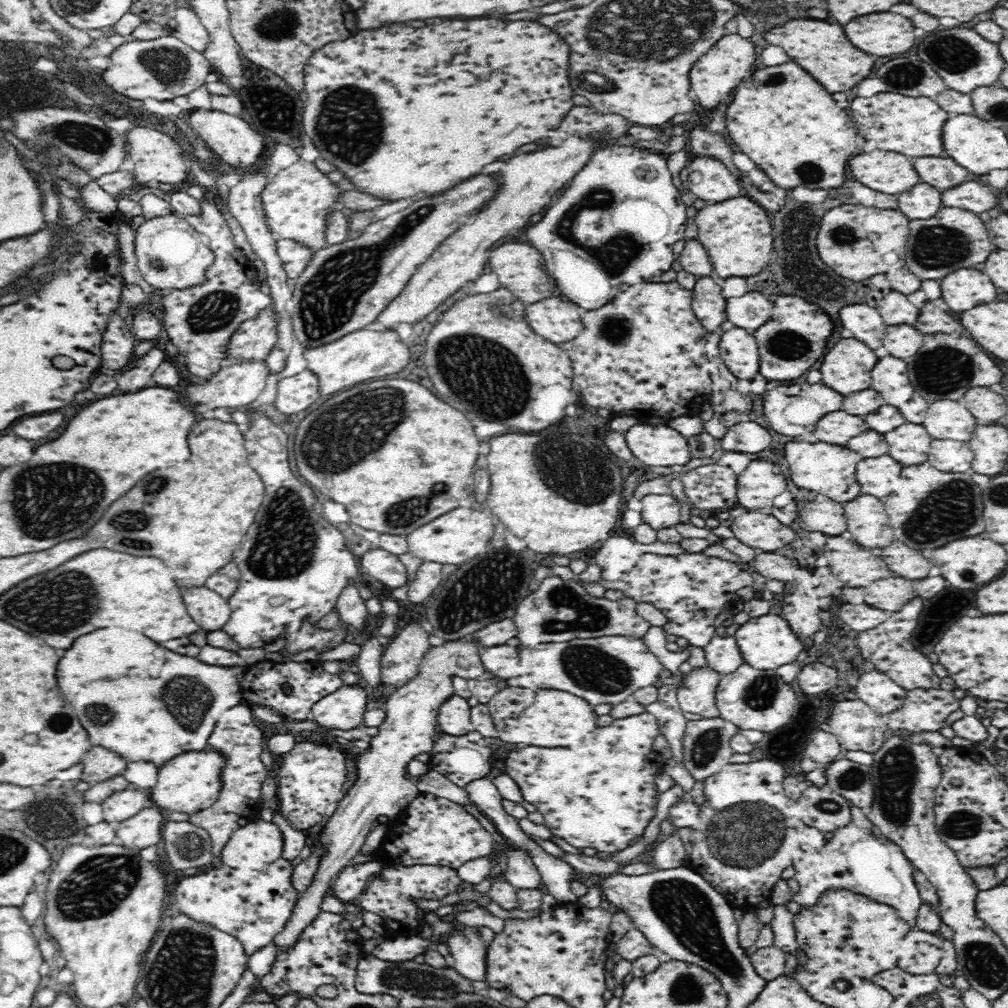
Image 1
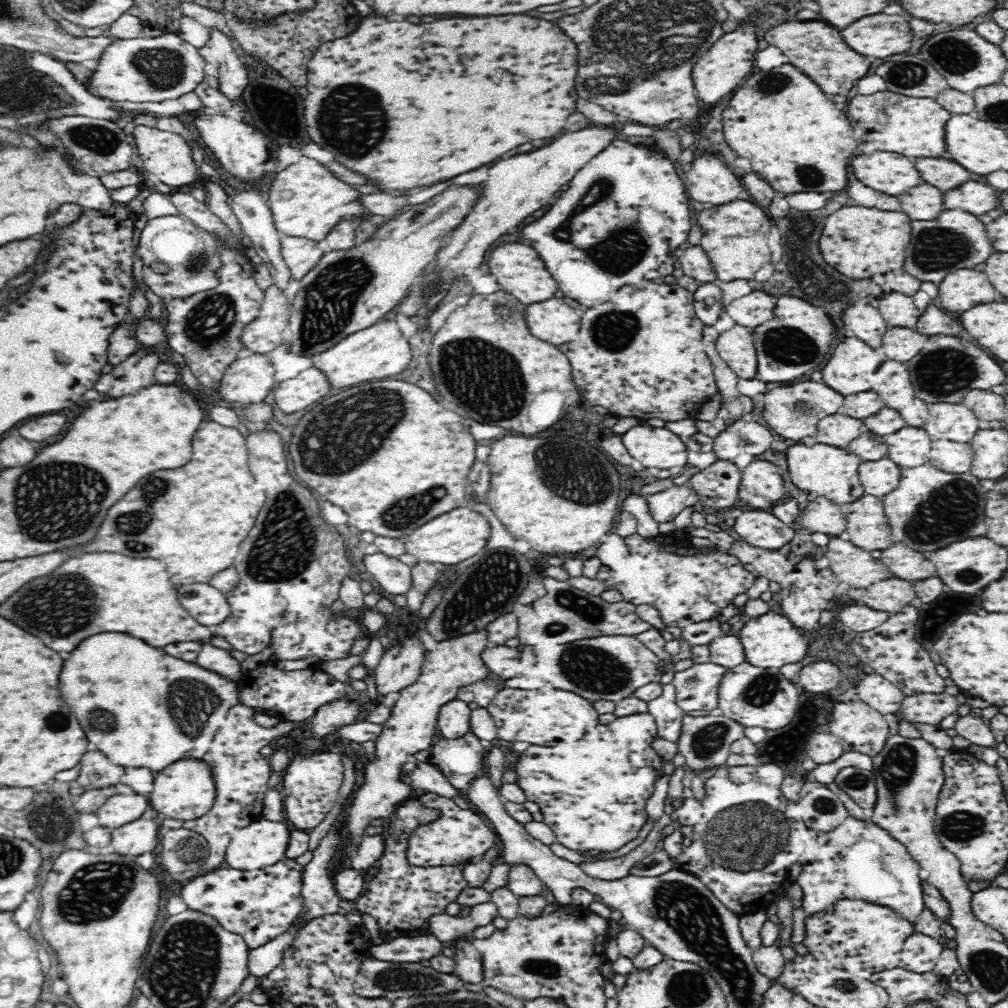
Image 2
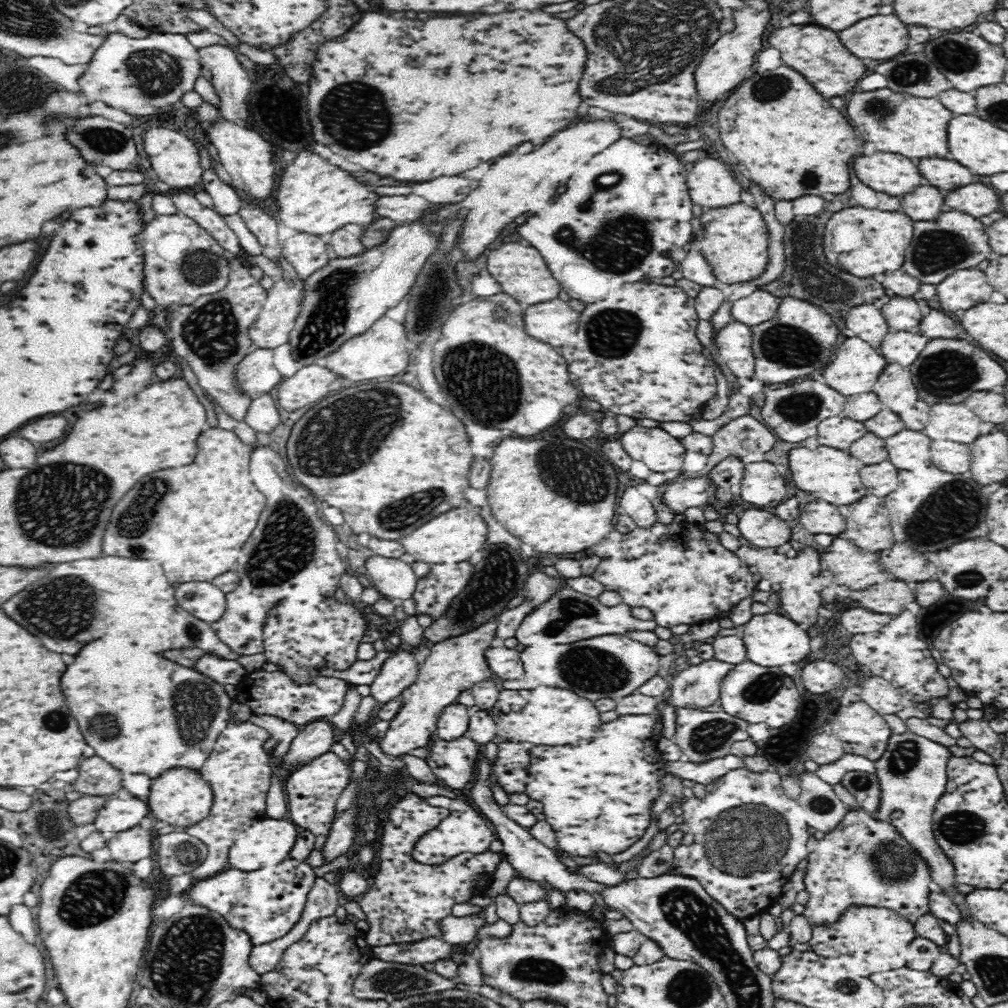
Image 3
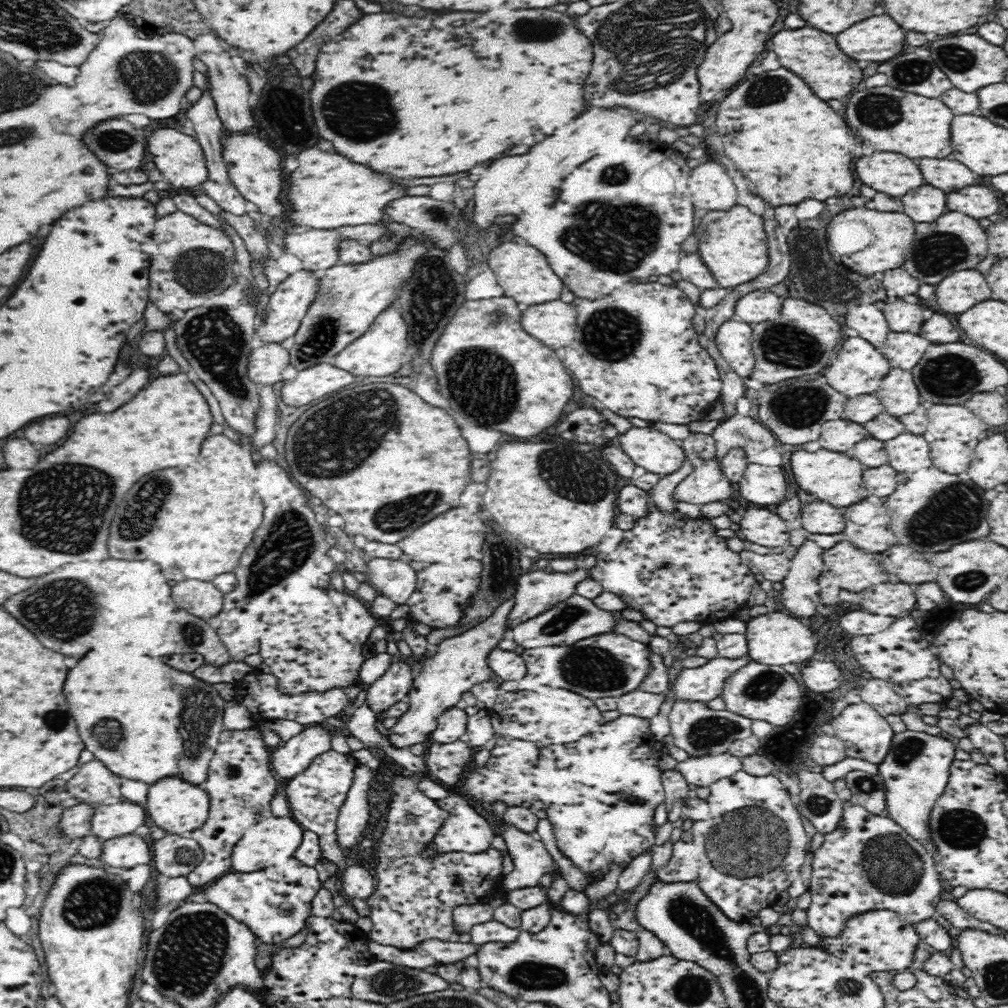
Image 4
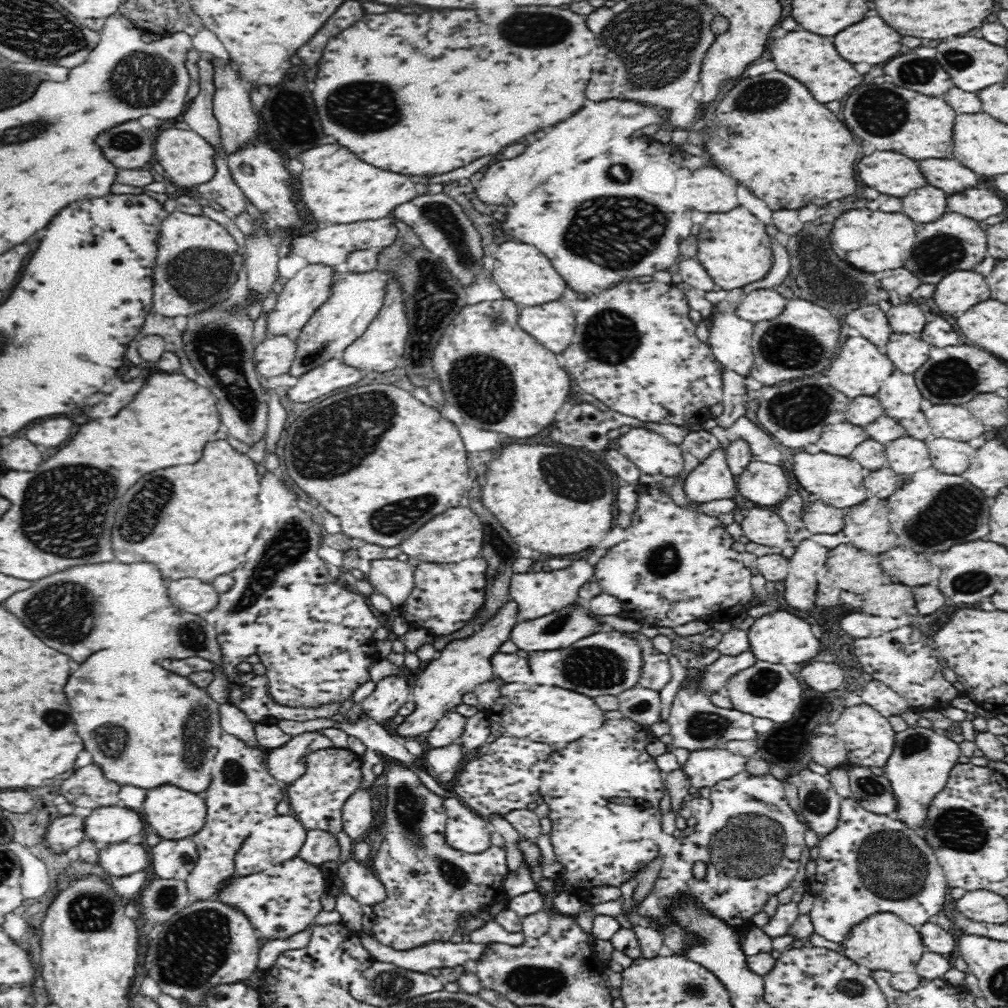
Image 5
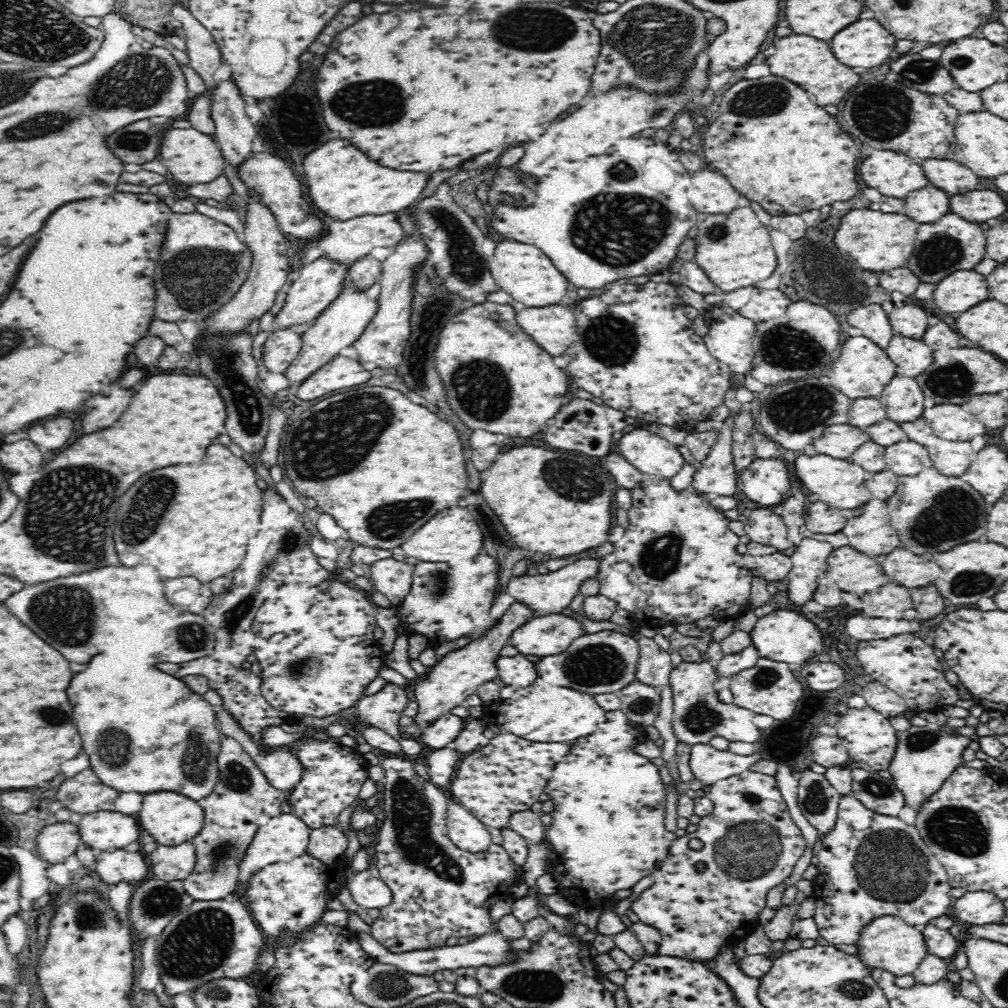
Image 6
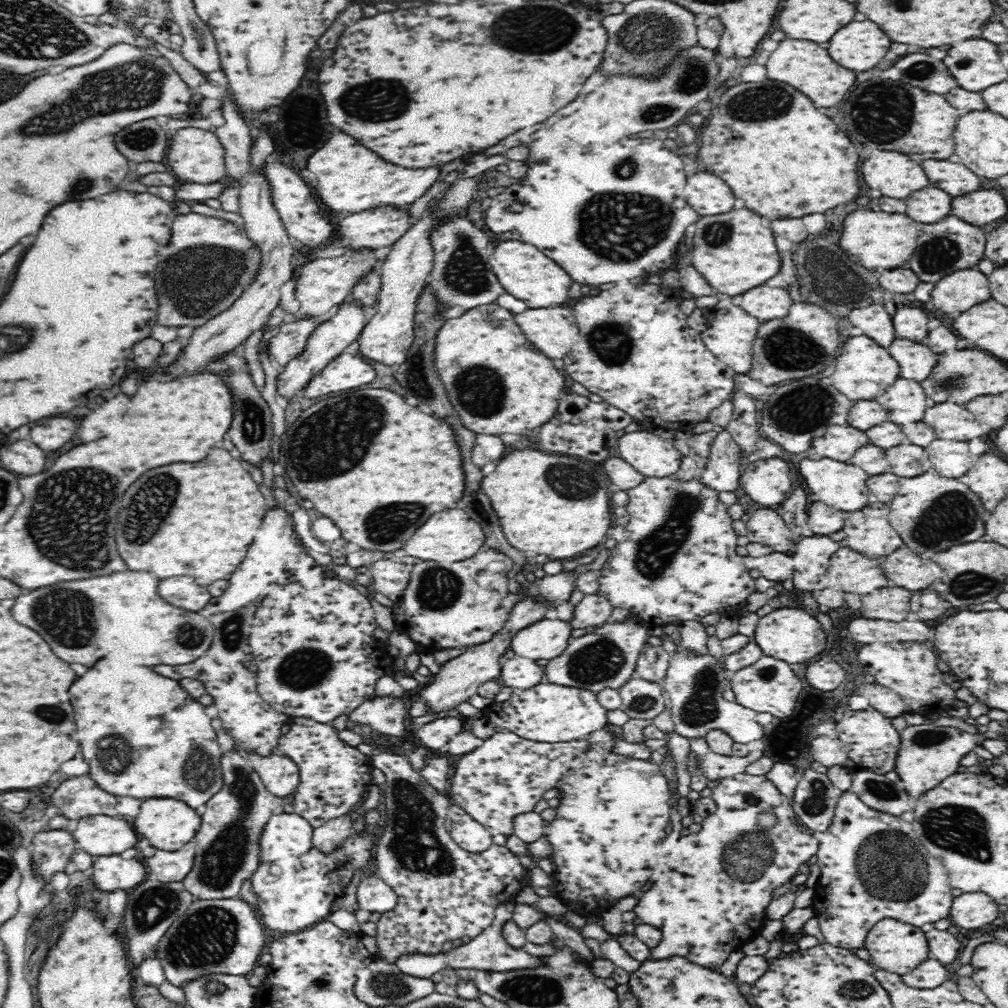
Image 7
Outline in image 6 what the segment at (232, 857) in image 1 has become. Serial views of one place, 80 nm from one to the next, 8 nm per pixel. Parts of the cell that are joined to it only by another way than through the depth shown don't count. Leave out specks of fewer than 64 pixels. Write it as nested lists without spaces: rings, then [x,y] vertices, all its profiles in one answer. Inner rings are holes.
[[[292,813],[274,816],[258,828],[257,834],[250,842],[250,846],[246,848],[242,860],[239,865],[238,880],[240,887],[254,875],[256,872],[262,871],[262,868],[272,864],[272,862],[288,862],[292,858],[302,856],[306,853],[306,846],[308,846],[311,829],[300,819]]]

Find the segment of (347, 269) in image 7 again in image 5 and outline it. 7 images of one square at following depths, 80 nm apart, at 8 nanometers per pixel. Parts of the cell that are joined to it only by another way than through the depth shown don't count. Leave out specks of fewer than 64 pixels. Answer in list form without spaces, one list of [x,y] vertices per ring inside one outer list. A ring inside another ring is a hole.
[[[309,264],[299,270],[294,277],[288,279],[283,289],[277,294],[274,308],[267,312],[265,336],[289,336],[293,331],[301,329],[311,320],[316,308],[326,302],[332,288],[332,274],[334,269],[326,265]]]

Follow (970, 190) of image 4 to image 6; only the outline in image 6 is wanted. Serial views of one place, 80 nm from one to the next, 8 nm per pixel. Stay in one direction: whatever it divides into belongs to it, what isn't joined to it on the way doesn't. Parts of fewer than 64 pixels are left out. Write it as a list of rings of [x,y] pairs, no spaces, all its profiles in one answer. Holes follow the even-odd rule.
[[[970,190],[962,196],[950,198],[950,212],[960,214],[962,218],[974,222],[986,222],[990,218],[998,218],[1002,216],[1004,210],[1006,204],[994,190]]]

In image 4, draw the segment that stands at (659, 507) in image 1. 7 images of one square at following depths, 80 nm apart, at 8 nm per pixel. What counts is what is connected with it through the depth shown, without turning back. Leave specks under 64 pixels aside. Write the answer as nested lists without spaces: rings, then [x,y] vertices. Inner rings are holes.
[[[709,459],[702,468],[693,470],[674,488],[671,498],[676,503],[680,501],[700,506],[728,498],[733,484],[720,469],[719,462]]]

